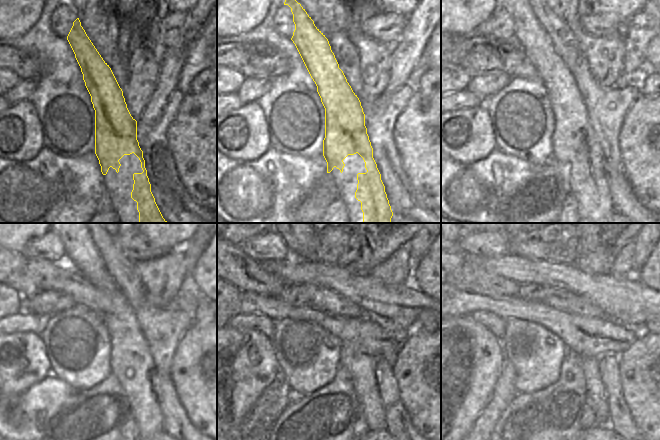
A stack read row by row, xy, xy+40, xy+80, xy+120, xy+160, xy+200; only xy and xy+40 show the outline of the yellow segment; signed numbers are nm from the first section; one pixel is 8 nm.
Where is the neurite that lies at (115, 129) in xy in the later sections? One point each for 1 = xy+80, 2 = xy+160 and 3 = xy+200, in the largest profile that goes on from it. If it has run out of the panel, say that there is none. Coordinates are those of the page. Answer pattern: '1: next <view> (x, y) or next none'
1: next xy+80 (573, 134)
2: next xy+160 (361, 366)
3: next xy+200 (597, 401)

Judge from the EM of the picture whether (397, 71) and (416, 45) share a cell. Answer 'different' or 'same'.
different

